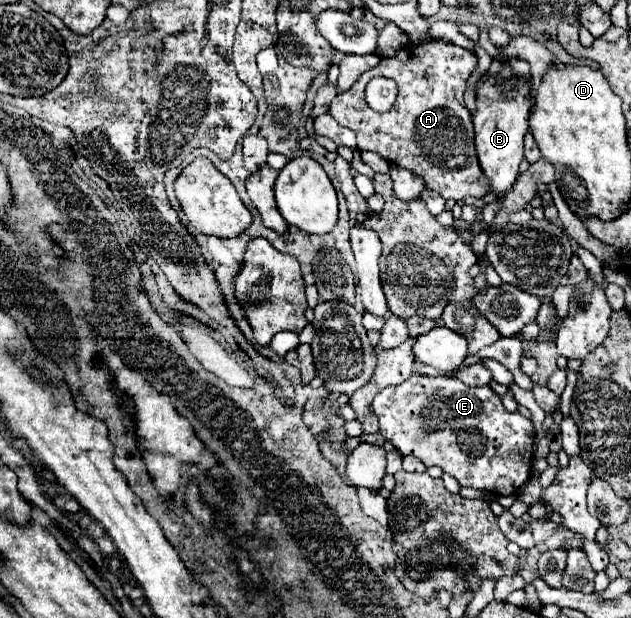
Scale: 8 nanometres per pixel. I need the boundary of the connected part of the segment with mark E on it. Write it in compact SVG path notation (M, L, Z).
M412 374L406 382L384 388L374 398L372 410L380 418L382 436L402 456L416 456L426 466L440 466L446 474L454 476L460 486L512 496L530 478L528 460L534 458L534 426L522 414L508 412L490 386L466 386L458 378Z

